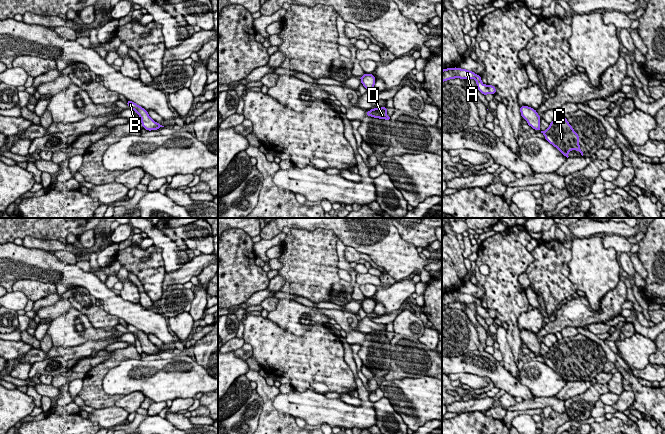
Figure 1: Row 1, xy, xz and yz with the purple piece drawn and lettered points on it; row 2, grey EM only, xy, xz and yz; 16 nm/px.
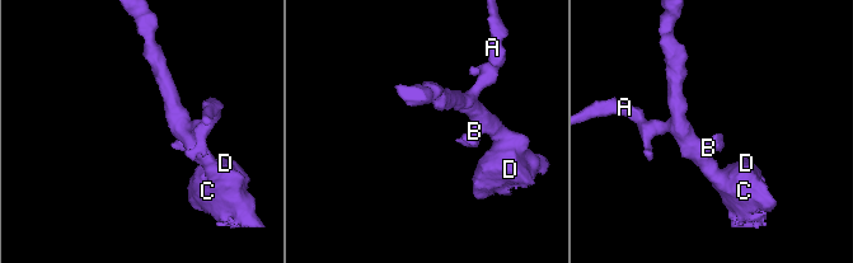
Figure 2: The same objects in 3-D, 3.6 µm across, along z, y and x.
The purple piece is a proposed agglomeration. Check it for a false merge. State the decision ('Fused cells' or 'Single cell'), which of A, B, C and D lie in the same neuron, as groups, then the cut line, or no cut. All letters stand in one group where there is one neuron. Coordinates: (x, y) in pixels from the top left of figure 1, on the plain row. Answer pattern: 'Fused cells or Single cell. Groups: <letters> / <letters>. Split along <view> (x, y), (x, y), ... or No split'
Single cell. Groups: A B C D. No split

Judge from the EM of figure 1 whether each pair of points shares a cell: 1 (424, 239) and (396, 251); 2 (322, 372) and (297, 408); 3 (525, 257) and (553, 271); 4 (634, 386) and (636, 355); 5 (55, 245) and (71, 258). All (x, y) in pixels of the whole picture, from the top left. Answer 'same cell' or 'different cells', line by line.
1: different cells
2: different cells
3: different cells
4: different cells
5: different cells

